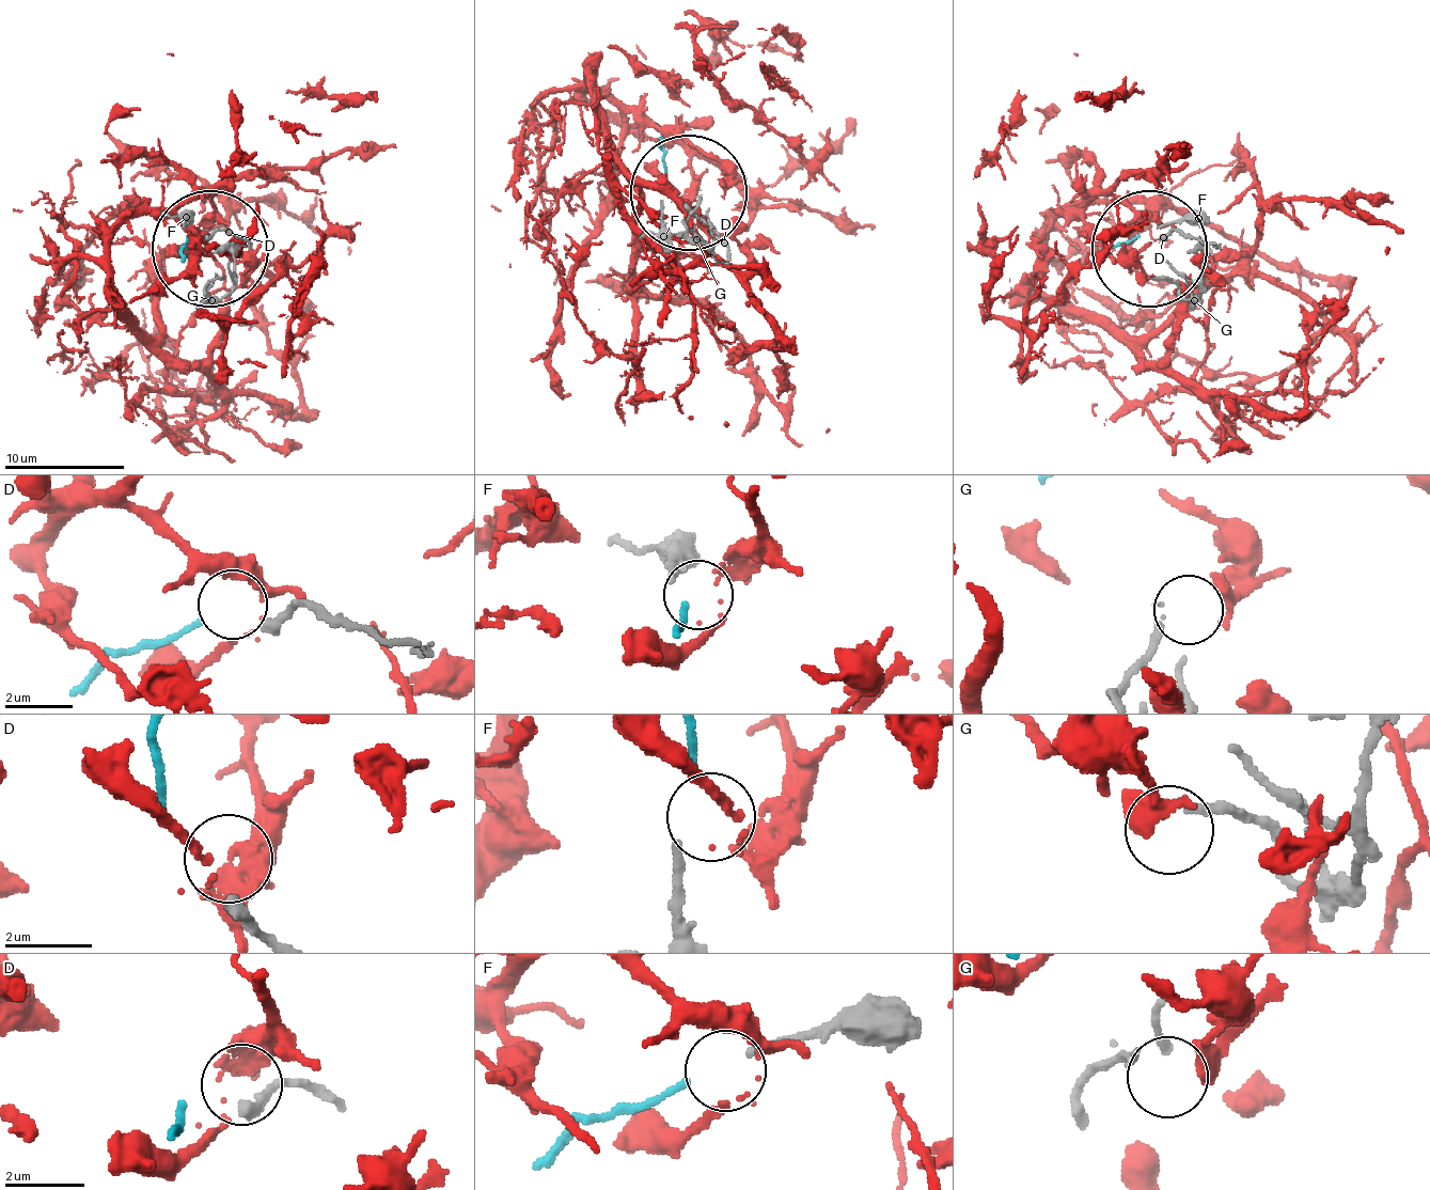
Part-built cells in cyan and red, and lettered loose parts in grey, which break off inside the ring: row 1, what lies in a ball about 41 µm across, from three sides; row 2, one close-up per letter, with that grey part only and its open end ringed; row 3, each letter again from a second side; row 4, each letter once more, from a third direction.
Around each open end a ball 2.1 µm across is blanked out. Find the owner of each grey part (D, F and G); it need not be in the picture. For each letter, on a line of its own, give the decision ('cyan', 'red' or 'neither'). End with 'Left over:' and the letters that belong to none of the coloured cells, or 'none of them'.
D: neither
F: cyan
G: red
Left over: D

